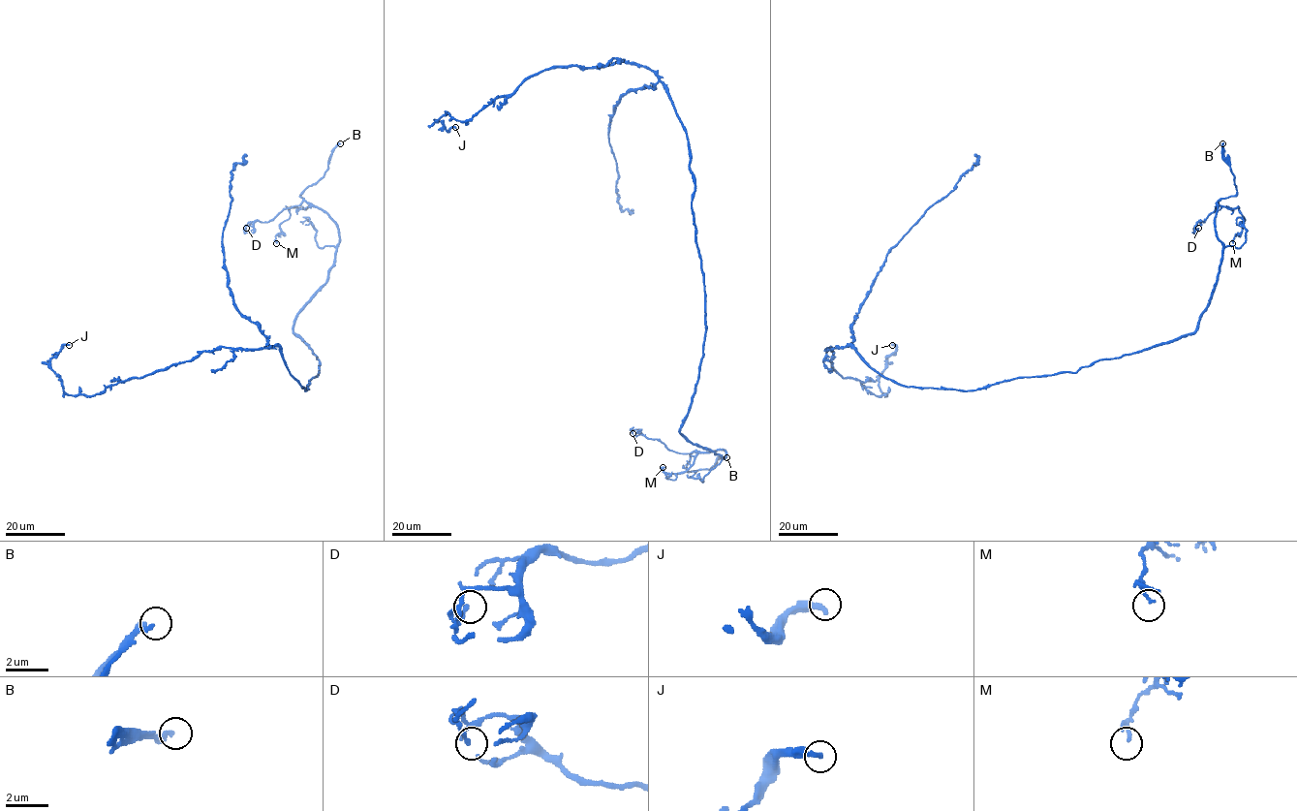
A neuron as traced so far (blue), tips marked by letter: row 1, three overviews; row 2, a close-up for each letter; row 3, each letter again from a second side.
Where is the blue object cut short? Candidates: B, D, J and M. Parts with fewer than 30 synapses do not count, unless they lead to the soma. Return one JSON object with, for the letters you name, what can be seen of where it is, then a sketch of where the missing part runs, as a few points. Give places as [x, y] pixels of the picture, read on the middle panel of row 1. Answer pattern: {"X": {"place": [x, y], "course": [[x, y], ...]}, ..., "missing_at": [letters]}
{"B": {"place": [726, 457]}, "missing_at": ["B"]}

